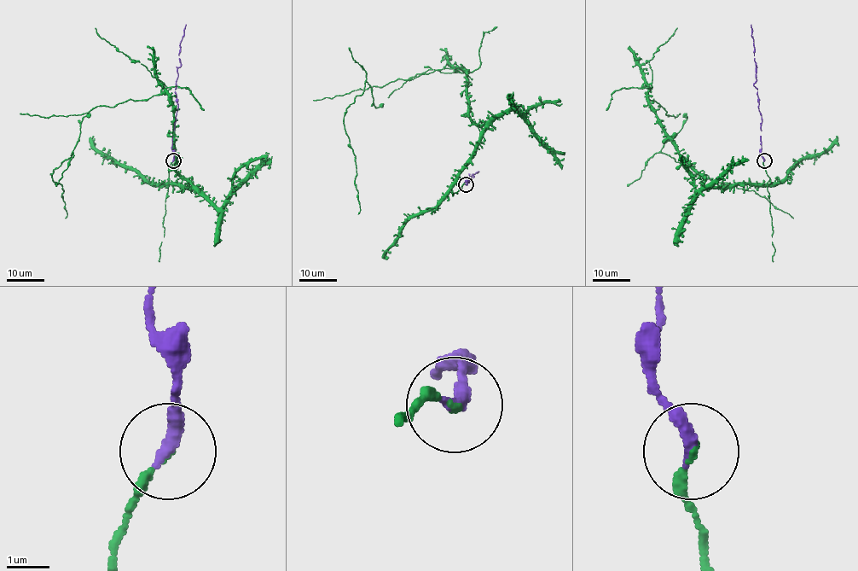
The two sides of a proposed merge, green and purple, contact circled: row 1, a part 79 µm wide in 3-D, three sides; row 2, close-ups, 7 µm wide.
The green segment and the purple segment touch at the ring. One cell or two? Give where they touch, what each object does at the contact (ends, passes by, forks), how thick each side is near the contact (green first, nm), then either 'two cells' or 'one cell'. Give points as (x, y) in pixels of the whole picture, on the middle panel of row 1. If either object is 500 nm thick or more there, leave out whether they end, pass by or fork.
at (466, 184); green ends there; purple ends there; 110 nm thick on the green side, 340 nm on the other; one cell

